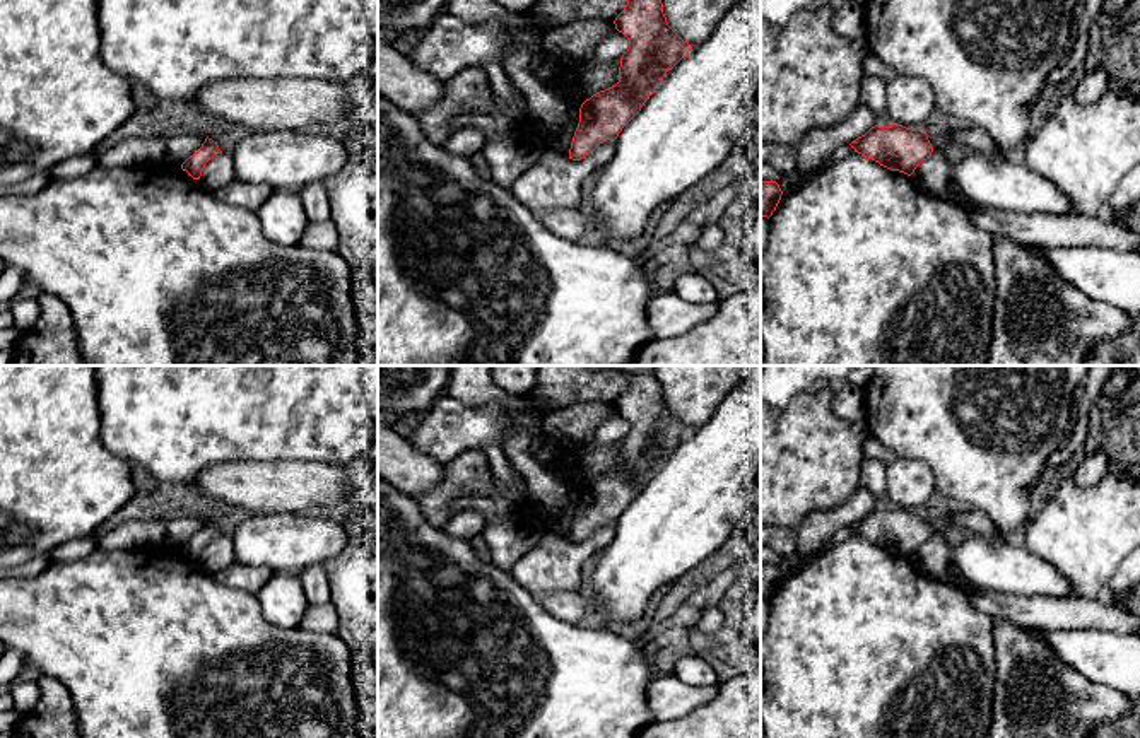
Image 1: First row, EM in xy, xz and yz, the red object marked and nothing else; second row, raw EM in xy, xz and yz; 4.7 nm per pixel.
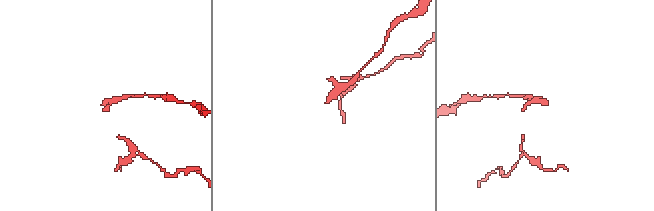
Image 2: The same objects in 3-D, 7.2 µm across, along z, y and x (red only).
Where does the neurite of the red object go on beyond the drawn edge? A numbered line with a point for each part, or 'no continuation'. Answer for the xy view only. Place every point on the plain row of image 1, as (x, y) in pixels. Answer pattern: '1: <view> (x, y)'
no continuation

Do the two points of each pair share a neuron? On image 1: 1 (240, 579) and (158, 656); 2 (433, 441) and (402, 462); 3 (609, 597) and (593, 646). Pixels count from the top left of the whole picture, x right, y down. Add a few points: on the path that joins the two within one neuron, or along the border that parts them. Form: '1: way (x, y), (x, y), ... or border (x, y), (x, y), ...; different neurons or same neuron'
1: border (216, 578), (229, 586), (253, 593); different neurons
2: border (405, 439), (445, 467); different neurons
3: border (588, 622), (597, 627); different neurons

